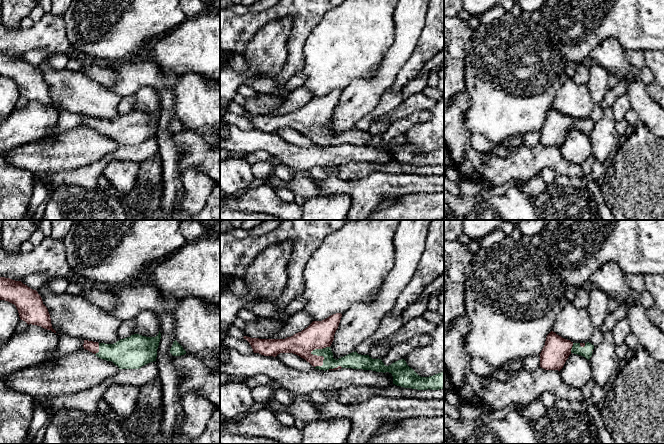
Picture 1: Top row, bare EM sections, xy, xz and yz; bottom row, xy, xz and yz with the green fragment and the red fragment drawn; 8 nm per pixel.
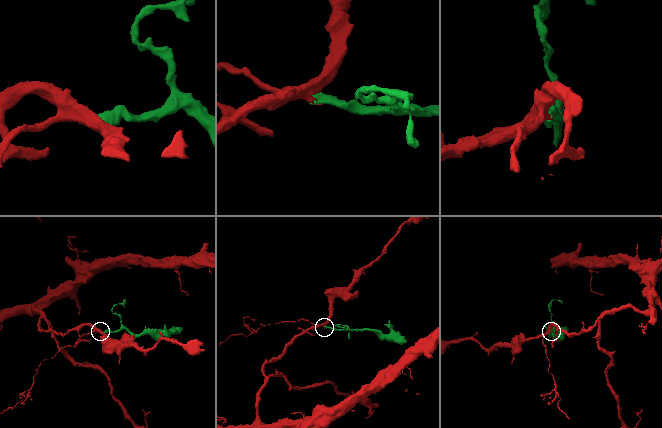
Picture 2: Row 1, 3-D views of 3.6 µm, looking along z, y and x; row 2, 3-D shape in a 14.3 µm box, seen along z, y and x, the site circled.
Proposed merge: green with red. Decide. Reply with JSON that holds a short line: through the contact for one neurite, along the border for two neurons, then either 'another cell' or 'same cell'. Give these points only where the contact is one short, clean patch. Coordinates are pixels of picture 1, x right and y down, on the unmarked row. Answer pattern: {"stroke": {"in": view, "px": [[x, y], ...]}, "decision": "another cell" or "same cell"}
{"stroke": {"in": "xz", "px": [[329, 138], [322, 132], [315, 130], [319, 110]]}, "decision": "same cell"}

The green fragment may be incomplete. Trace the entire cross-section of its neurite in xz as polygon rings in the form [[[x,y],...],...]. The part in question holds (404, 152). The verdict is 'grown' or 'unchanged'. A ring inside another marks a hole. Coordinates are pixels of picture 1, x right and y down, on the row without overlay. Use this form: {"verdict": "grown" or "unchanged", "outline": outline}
{"verdict": "grown", "outline": [[[336,89],[322,97],[313,97],[307,104],[285,115],[259,115],[244,112],[254,129],[259,129],[264,132],[276,133],[280,129],[293,129],[309,138],[315,145],[319,146],[338,146],[341,144],[353,144],[372,146],[376,148],[389,148],[393,152],[393,160],[404,164],[412,164],[417,166],[439,166],[444,165],[444,148],[435,150],[429,153],[419,152],[412,144],[410,144],[404,135],[398,136],[389,142],[386,142],[381,135],[372,135],[369,131],[361,131],[356,127],[352,128],[338,136],[333,134],[331,120],[334,116],[334,111],[338,105],[342,90]]]}

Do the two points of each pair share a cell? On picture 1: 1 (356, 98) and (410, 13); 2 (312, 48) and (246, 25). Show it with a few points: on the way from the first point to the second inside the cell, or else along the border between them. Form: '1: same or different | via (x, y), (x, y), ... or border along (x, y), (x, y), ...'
1: same | via (378, 79), (388, 69), (401, 50), (407, 35)
2: different | border along (316, 25), (305, 43), (304, 67), (302, 69)

